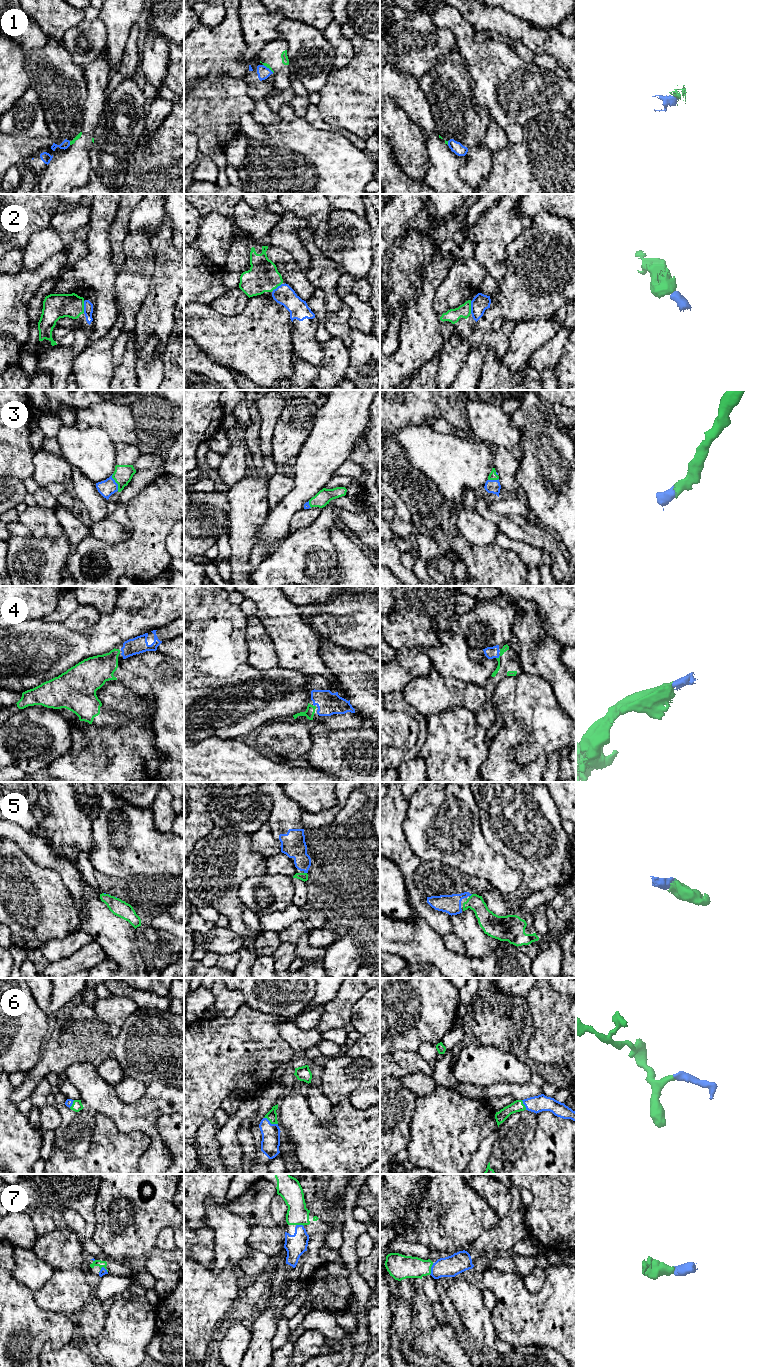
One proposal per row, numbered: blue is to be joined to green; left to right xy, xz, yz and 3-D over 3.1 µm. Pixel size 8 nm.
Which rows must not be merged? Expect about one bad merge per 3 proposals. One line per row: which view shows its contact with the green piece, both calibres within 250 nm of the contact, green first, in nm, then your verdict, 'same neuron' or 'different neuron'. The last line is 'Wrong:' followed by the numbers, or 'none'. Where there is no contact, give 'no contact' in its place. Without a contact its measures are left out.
1: meets green in xz; 30 nm thick on the green side, 100 nm on the other; different neuron
2: meets green in yz; 110 nm thick on the green side, 140 nm on the other; same neuron
3: meets green in xy; 150 nm thick on the green side, 140 nm on the other; same neuron
4: meets green in yz; 50 nm thick on the green side, 100 nm on the other; same neuron
5: meets green in xz; 60 nm thick on the green side, 190 nm on the other; same neuron
6: meets green in xz; 80 nm thick on the green side, 150 nm on the other; same neuron
7: meets green in yz; 200 nm thick on the green side, 170 nm on the other; same neuron
Wrong: 1

